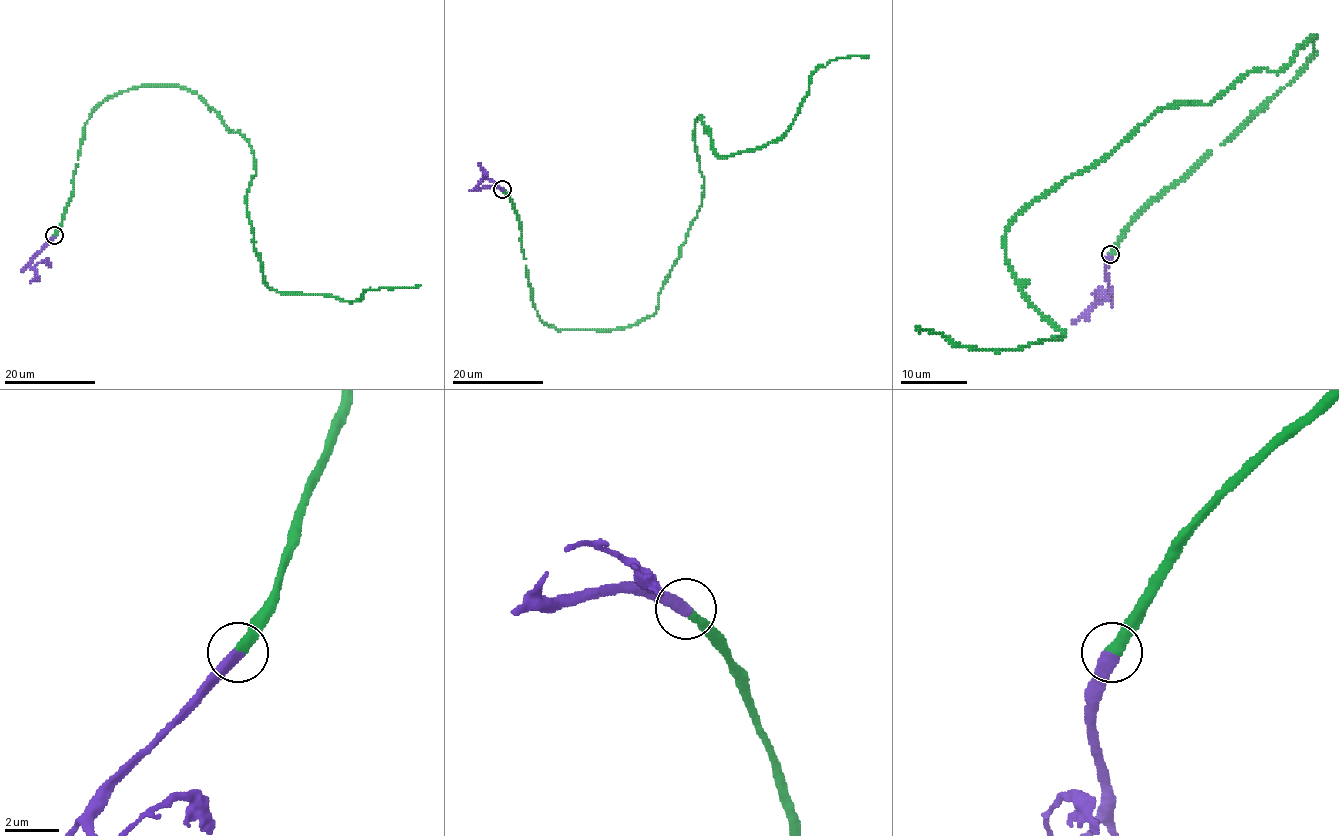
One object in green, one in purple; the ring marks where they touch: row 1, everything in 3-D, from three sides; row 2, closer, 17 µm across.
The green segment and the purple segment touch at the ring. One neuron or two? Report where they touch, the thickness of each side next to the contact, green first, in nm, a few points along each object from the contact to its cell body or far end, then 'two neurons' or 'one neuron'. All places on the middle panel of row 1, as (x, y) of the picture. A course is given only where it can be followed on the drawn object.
(502, 189) | 360/480 nm | green via (502, 190), (538, 316), (625, 329), (701, 204), (699, 116), (719, 156), (776, 142), (820, 66), (869, 57) | purple via (502, 190), (477, 186), (481, 180), (489, 178), (498, 187) | one neuron

